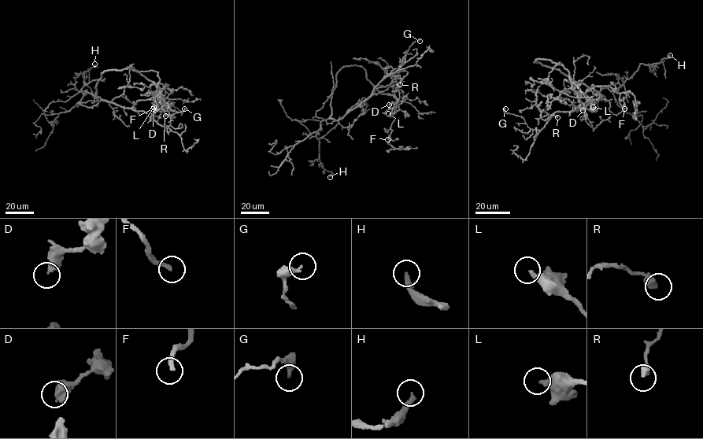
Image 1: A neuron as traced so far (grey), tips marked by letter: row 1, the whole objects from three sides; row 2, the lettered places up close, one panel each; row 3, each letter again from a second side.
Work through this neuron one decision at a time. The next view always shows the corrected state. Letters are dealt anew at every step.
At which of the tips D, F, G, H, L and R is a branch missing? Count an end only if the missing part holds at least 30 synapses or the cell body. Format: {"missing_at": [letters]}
{"missing_at": ["F", "H"]}

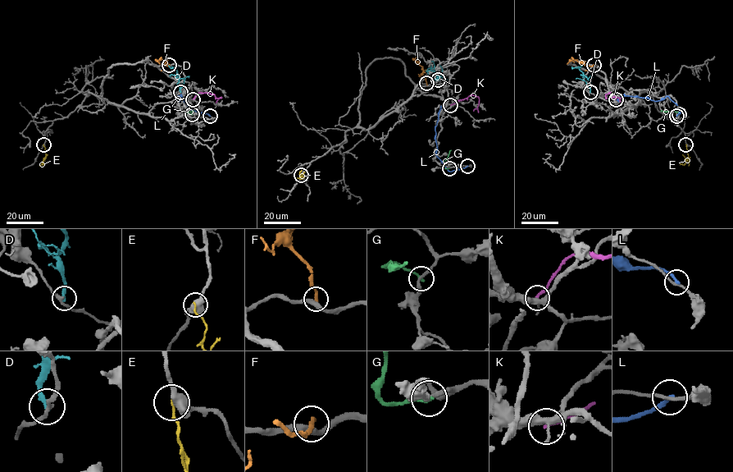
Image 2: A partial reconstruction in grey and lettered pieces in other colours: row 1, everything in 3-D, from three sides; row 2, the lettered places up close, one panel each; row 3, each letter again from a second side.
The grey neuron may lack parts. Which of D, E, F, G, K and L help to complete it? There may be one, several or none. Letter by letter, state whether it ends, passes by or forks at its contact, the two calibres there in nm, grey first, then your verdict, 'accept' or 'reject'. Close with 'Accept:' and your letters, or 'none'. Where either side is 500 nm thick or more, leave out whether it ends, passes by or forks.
D: it ends | 220/280 nm | reject
E: 500/130 nm | reject
F: it ends | 340/320 nm | reject
G: it ends | 240/180 nm | reject
K: it ends | 360/240 nm | reject
L: it ends | 180/280 nm | reject
Accept: none

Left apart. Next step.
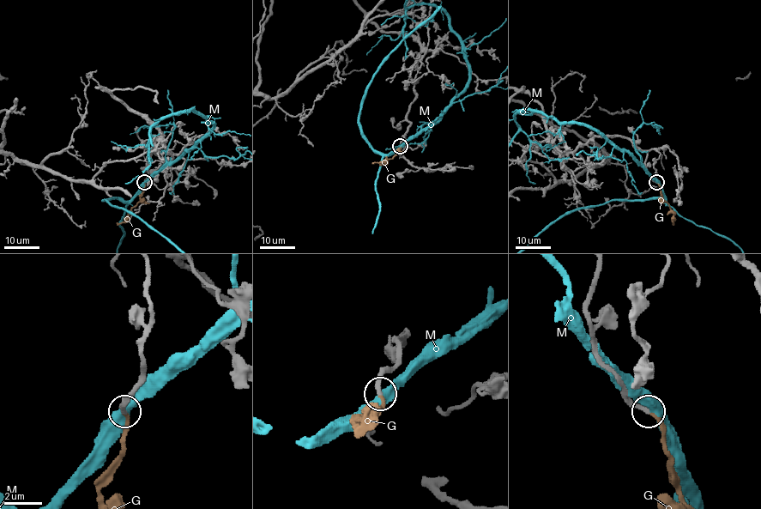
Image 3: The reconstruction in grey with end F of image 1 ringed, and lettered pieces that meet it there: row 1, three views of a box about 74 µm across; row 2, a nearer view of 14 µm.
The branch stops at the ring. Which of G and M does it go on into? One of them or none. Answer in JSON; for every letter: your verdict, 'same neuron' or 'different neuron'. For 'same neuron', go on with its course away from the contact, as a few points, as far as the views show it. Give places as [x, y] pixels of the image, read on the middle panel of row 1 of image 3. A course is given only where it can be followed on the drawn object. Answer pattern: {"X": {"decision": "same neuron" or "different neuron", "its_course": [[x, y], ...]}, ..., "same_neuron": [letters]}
{"G": {"decision": "same neuron", "its_course": [[401, 146], [391, 159], [372, 163]]}, "M": {"decision": "different neuron"}, "same_neuron": ["G"]}

